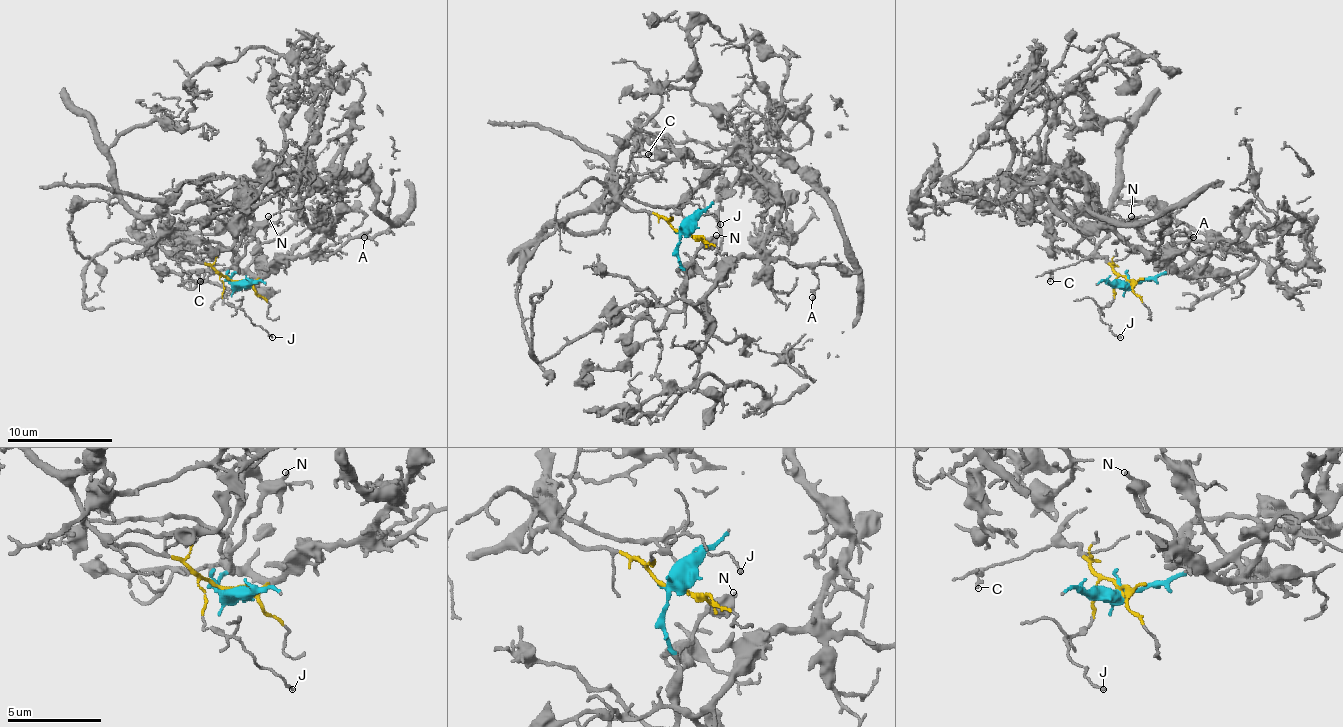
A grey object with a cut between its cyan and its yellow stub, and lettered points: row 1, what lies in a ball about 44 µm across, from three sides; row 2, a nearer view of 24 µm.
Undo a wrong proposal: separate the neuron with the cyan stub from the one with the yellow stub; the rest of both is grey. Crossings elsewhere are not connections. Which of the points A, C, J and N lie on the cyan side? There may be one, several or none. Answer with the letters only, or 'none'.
A, N

